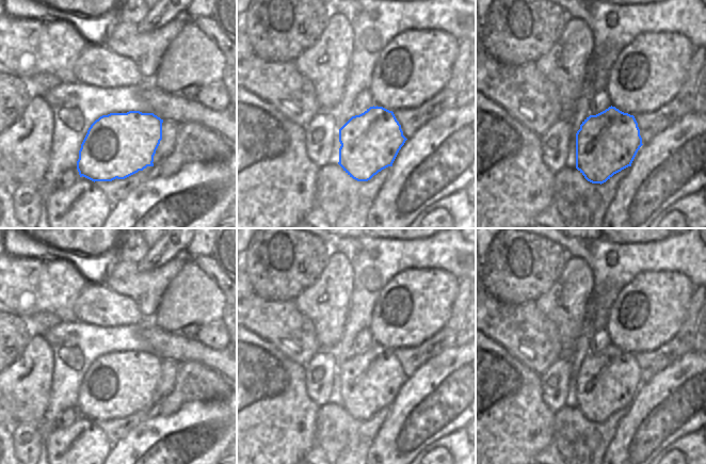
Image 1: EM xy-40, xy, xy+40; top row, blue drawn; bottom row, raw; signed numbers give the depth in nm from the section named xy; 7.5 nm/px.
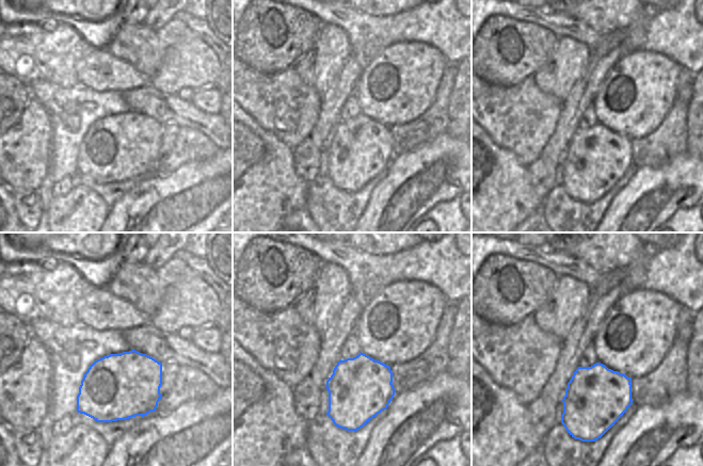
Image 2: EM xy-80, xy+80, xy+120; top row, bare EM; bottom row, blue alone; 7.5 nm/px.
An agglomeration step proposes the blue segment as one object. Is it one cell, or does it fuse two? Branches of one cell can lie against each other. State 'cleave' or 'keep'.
cleave

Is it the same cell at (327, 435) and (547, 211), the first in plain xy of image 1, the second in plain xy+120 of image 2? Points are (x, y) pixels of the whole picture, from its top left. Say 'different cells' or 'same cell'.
same cell

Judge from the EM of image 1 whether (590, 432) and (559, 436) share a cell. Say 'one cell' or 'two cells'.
one cell

